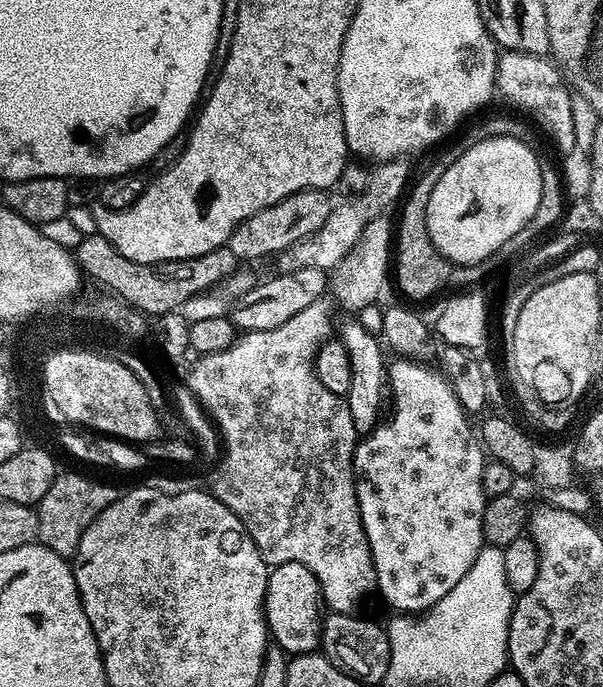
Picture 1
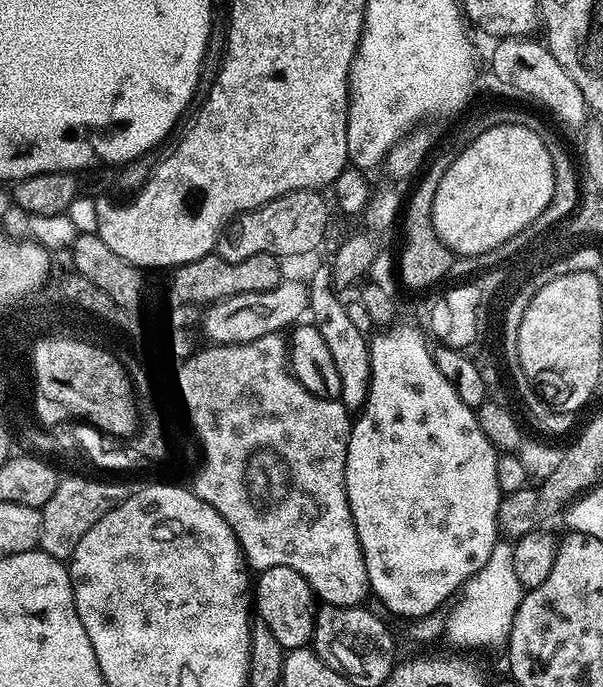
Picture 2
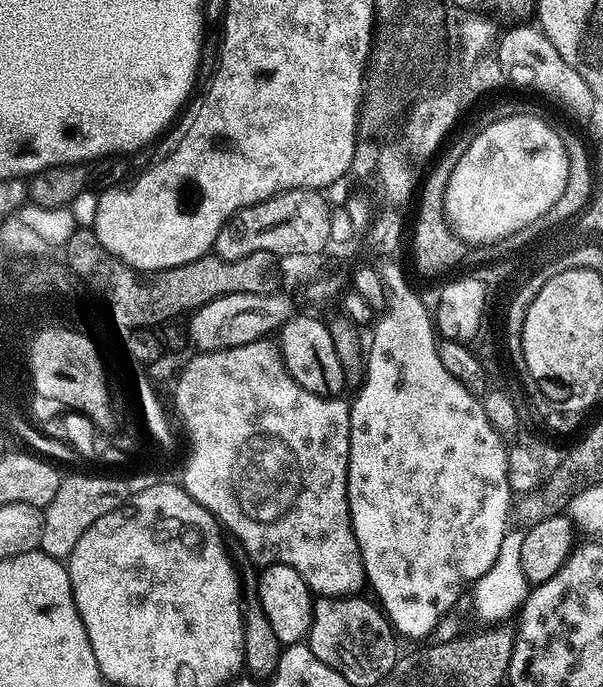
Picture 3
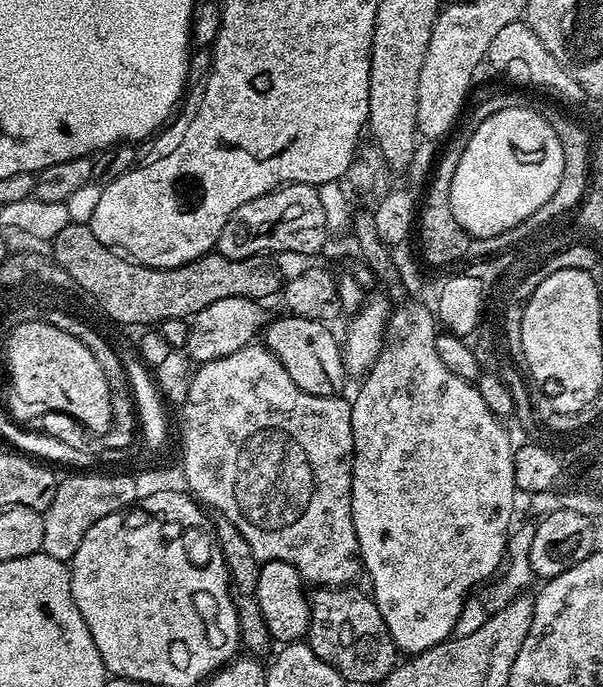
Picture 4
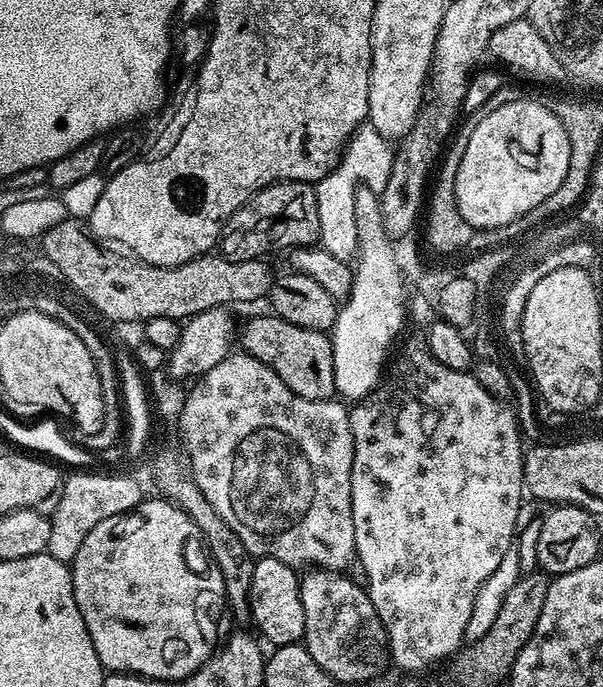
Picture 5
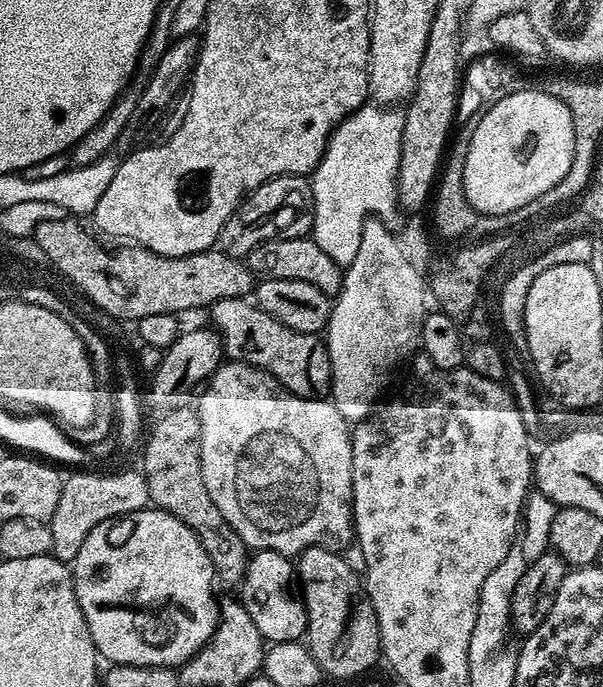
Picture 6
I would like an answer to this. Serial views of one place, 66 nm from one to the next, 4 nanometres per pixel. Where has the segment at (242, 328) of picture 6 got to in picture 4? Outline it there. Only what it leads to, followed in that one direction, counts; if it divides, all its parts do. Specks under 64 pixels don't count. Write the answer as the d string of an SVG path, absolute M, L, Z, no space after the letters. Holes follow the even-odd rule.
M283 314L271 321L263 329L262 343L269 348L286 366L286 374L294 378L294 382L306 394L315 396L336 396L344 388L346 373L341 345L332 337L332 332L327 323L320 323L310 318Z

